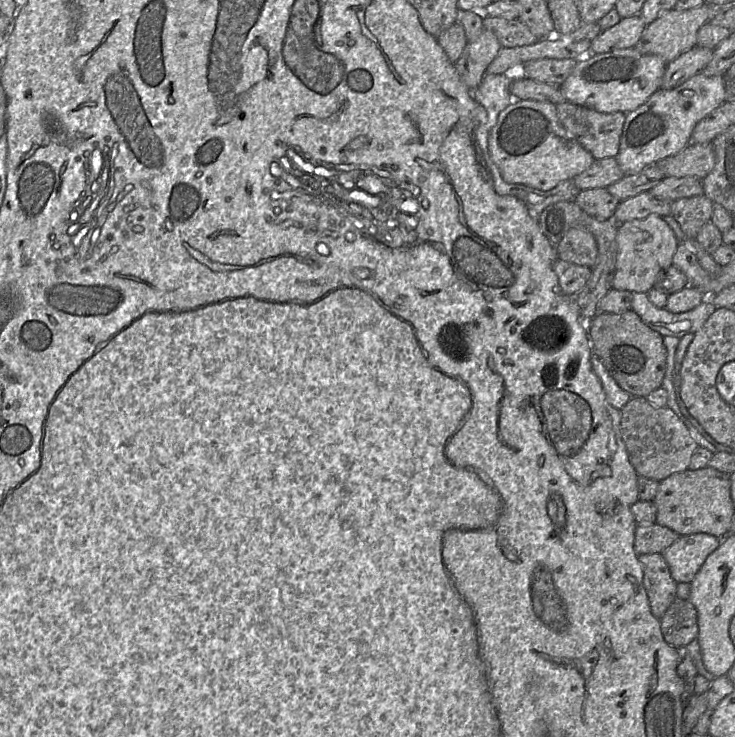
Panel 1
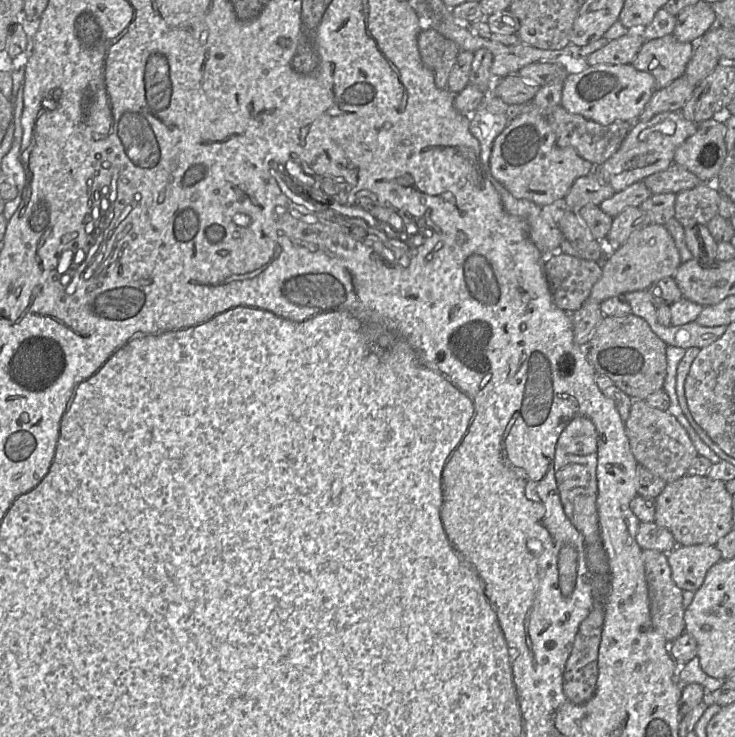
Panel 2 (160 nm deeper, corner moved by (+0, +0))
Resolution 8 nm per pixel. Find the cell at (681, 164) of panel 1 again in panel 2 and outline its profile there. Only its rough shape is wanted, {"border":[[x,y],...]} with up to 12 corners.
{"border":[[672,163],[644,180],[651,194],[698,186],[692,172]]}

